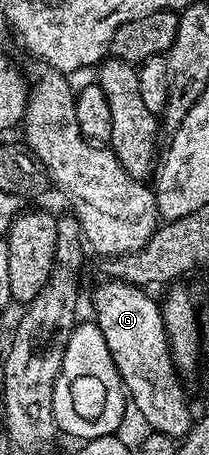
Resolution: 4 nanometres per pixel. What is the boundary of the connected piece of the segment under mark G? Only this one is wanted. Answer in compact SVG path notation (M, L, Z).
M110 279L102 282L95 289L91 301L95 304L93 320L99 326L99 333L105 335L105 347L109 347L109 355L113 355L113 363L119 372L119 378L123 381L123 388L129 398L130 404L143 416L143 421L148 430L156 433L164 433L172 439L182 439L191 432L193 416L187 406L187 395L183 391L180 374L175 367L175 361L171 358L171 348L167 342L167 332L163 322L163 310L158 300L150 297L146 288L138 285L130 285L124 281Z

